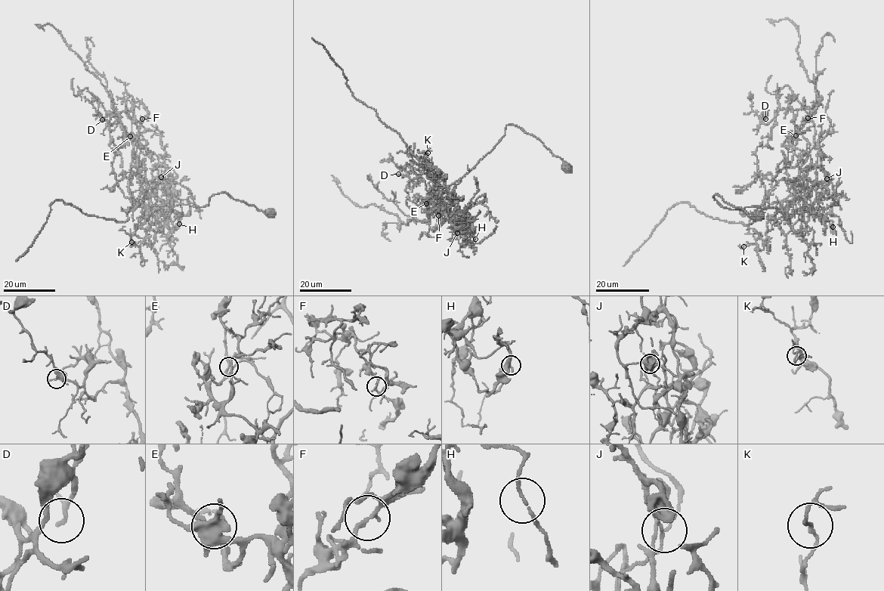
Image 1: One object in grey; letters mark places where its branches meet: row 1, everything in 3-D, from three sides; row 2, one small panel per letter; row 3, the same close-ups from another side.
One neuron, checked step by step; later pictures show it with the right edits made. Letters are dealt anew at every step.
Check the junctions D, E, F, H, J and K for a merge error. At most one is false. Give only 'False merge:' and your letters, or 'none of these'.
False merge: J

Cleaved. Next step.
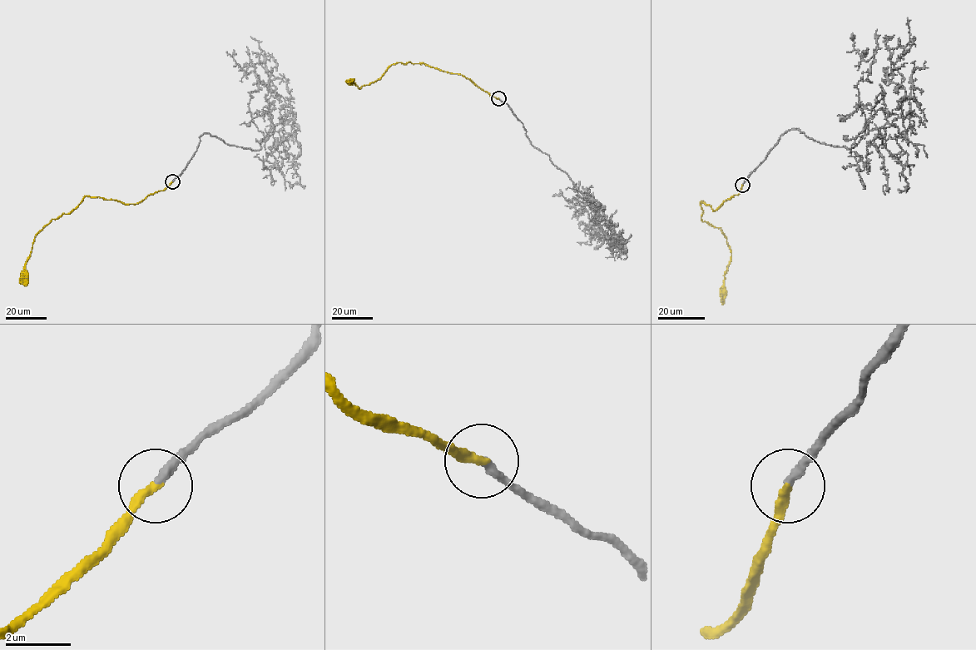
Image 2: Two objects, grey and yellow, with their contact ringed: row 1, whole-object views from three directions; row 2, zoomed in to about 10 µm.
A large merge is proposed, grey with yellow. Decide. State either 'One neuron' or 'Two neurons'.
One neuron

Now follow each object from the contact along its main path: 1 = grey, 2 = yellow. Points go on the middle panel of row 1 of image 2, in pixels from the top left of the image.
1: (498, 98), (530, 141), (587, 196), (606, 241), (618, 245), (594, 227), (591, 245), (577, 241)
2: (498, 98), (461, 75), (423, 63), (392, 64), (379, 79), (359, 88), (350, 81)

